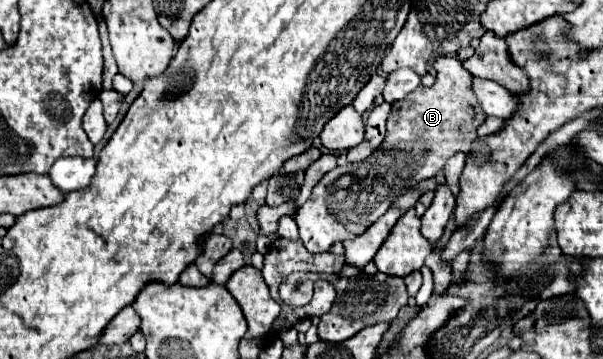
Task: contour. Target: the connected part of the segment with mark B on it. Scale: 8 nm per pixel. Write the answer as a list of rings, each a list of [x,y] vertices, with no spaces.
[[[438,57],[434,61],[434,69],[438,71],[436,81],[432,87],[418,87],[410,95],[406,95],[402,101],[392,103],[392,111],[388,117],[388,133],[382,145],[364,161],[358,163],[346,163],[338,165],[336,169],[328,171],[322,181],[314,187],[310,199],[298,209],[296,223],[300,229],[300,239],[304,241],[306,249],[310,253],[324,253],[330,251],[330,247],[336,241],[354,239],[360,233],[364,233],[372,223],[376,223],[390,205],[406,193],[406,189],[412,189],[412,185],[420,183],[422,179],[434,177],[446,161],[456,153],[470,153],[472,141],[476,139],[476,129],[486,121],[484,109],[478,105],[478,99],[472,91],[472,75],[462,67],[462,63],[456,57]]]

